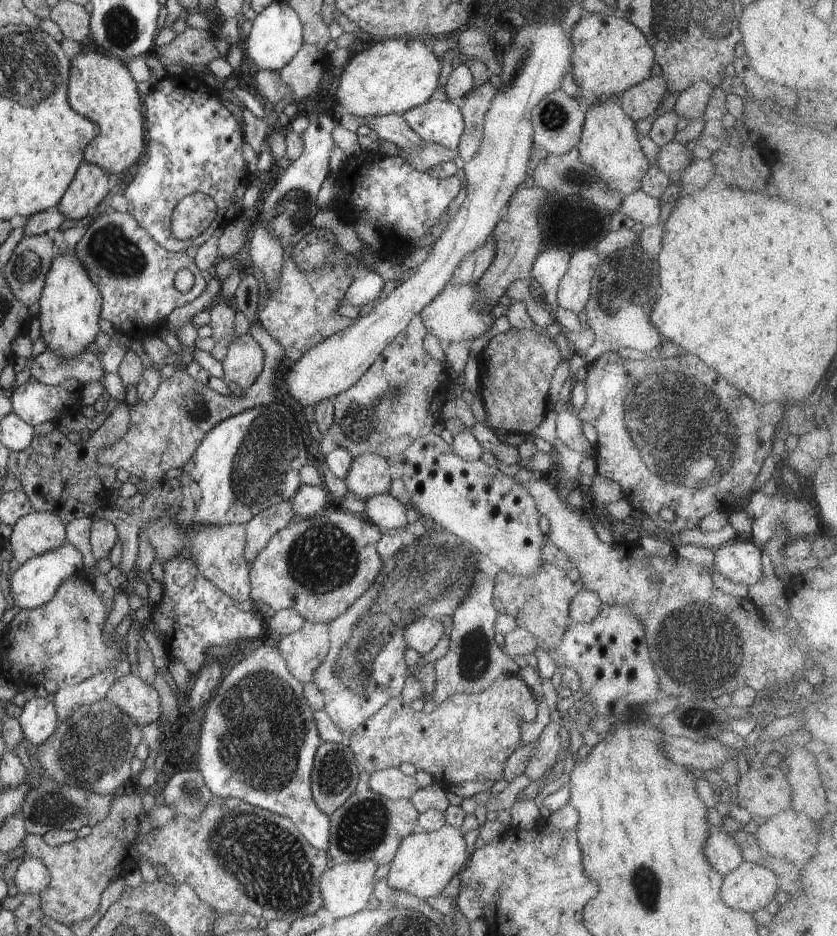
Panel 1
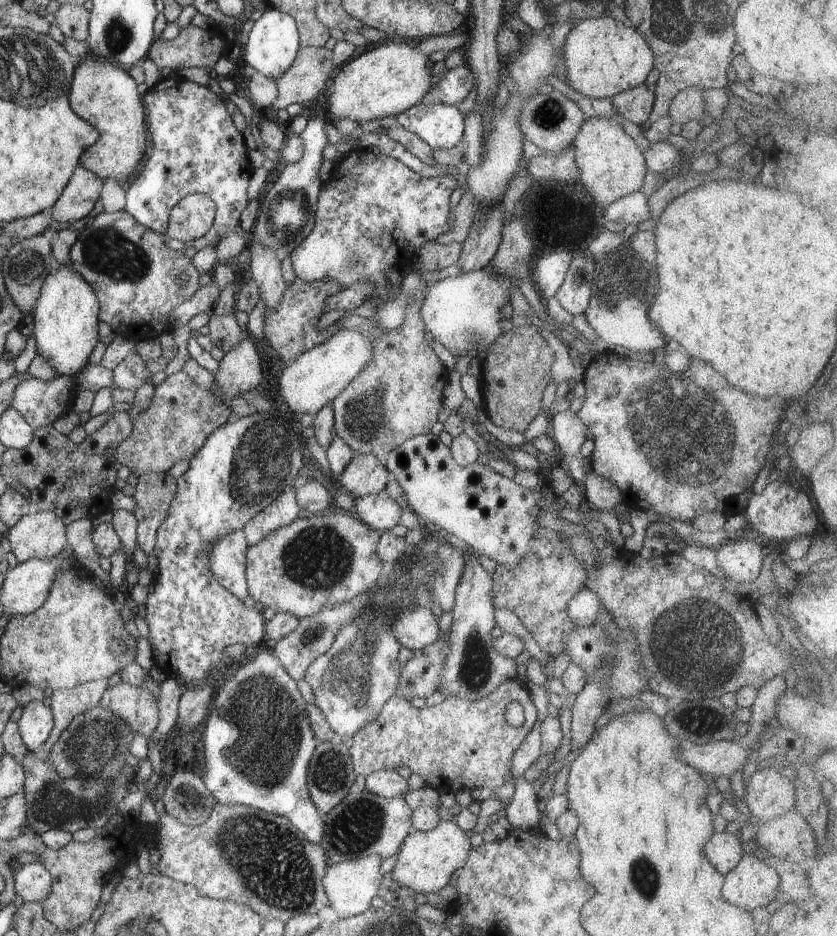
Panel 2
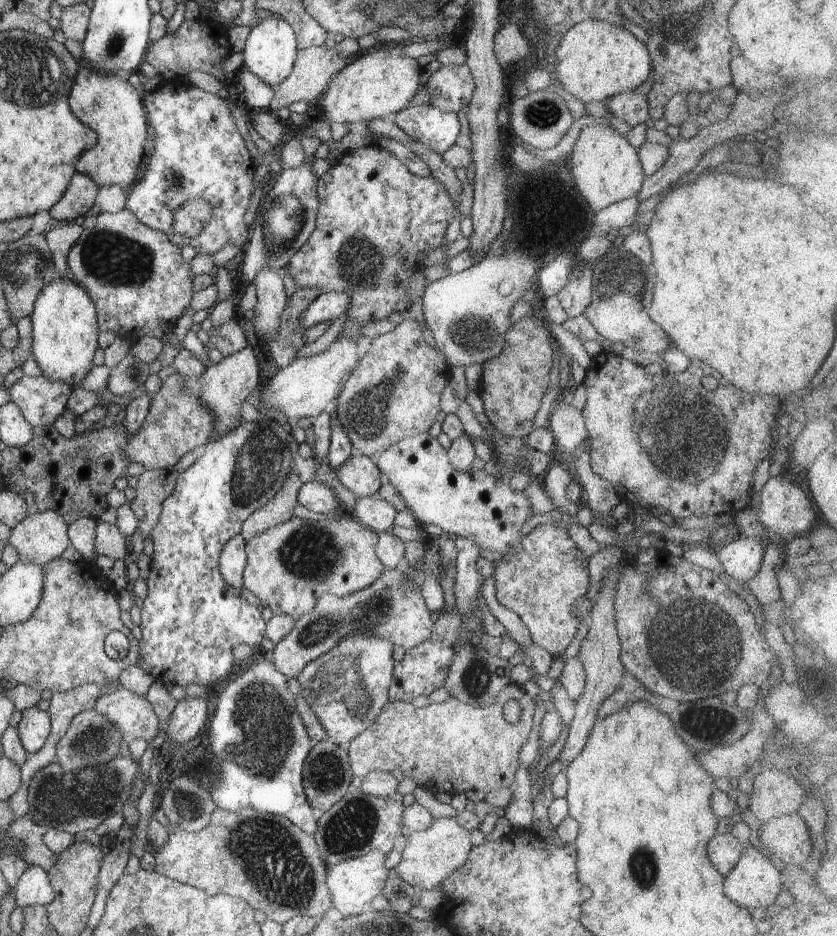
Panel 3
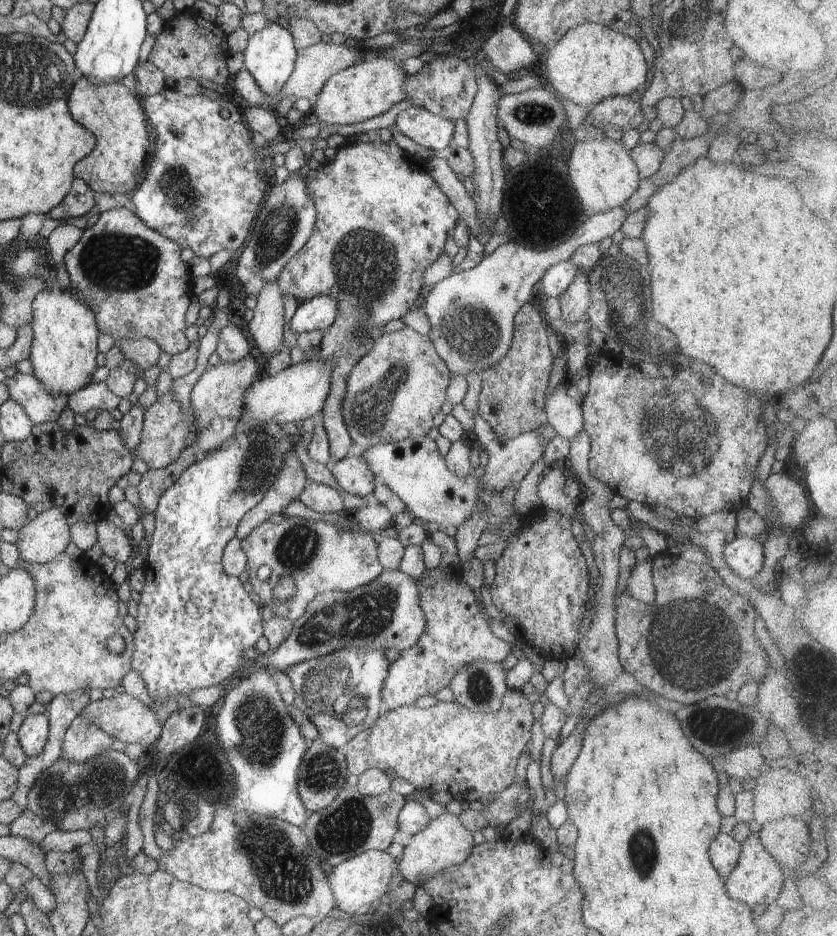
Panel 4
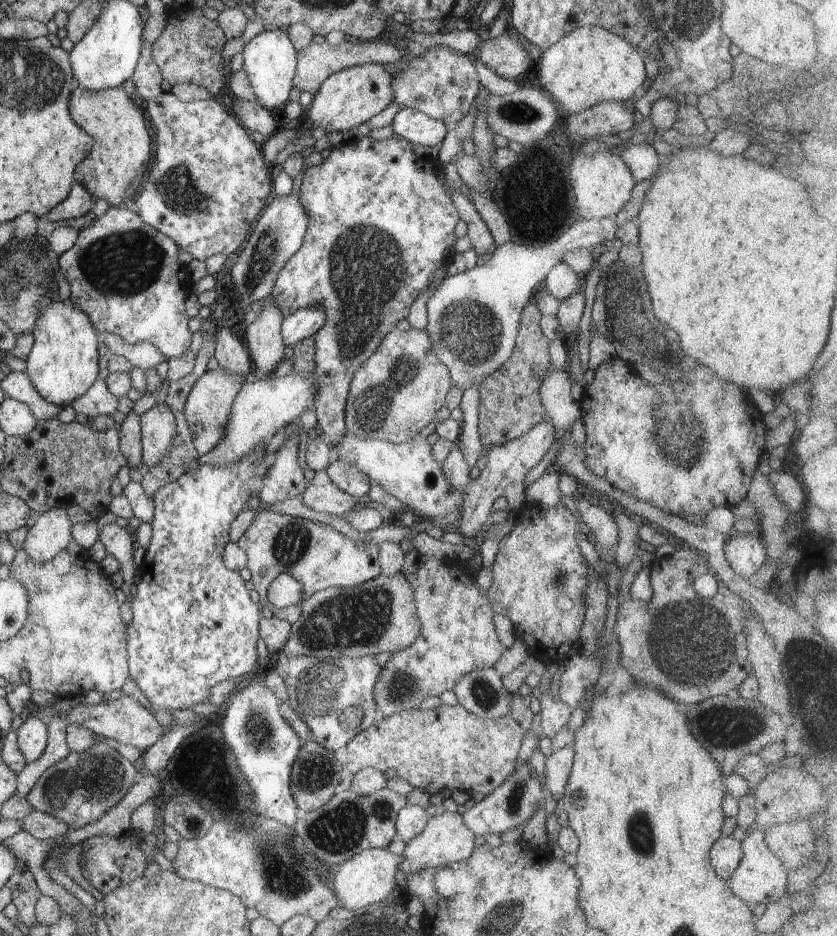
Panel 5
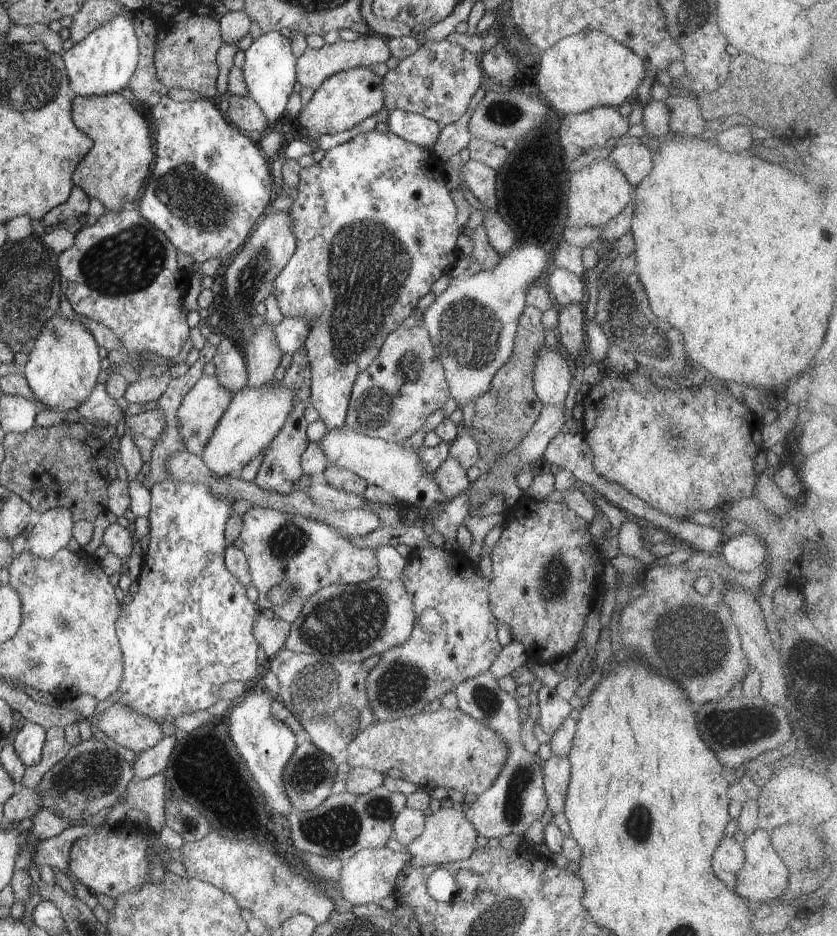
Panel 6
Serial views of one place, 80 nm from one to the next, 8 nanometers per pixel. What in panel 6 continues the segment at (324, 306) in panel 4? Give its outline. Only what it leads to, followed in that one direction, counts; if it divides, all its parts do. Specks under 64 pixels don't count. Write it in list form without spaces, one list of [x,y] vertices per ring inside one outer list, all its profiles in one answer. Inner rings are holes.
[[[305,316],[286,318],[273,328],[278,346],[283,354],[293,355],[304,346],[307,332],[310,330],[309,319]]]

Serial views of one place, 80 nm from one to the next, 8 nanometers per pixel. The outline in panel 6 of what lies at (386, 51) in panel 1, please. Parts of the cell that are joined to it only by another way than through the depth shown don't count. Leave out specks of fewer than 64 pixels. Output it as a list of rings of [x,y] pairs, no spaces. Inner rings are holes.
[[[354,67],[333,74],[314,91],[310,101],[299,112],[298,123],[309,133],[316,132],[321,135],[350,130],[385,106],[382,79],[384,78],[373,74],[370,68],[366,67]]]

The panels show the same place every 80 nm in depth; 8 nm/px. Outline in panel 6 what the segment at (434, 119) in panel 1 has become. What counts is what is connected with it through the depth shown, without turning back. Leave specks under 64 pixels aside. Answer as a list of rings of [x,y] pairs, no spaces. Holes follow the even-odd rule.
[[[400,109],[391,110],[386,124],[391,133],[425,148],[432,148],[442,130],[437,122]]]

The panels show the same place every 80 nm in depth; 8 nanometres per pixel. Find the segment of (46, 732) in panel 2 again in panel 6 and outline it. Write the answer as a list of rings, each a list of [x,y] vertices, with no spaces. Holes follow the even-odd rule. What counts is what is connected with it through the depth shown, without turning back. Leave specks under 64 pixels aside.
[[[26,723],[15,733],[12,743],[15,753],[26,767],[37,765],[45,743],[45,728],[34,723]]]

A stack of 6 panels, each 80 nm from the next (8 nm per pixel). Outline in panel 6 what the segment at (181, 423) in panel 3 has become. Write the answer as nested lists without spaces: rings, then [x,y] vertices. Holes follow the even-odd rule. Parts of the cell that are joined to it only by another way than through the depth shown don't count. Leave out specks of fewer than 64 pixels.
[[[153,409],[124,417],[125,430],[130,431],[134,444],[140,450],[145,462],[150,462],[151,448],[167,425],[164,413]]]

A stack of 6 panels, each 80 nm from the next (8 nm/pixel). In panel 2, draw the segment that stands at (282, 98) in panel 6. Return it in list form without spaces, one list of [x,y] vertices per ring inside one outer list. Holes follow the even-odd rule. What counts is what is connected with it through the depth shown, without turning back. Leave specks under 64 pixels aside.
[[[266,6],[266,12],[255,21],[249,32],[239,61],[277,81],[292,66],[300,47],[296,21],[290,15]]]

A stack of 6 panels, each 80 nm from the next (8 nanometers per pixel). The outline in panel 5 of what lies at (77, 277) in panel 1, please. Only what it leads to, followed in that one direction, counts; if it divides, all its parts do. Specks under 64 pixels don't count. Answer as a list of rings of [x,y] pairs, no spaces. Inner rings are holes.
[[[58,292],[48,298],[40,298],[36,304],[39,317],[33,330],[34,344],[26,361],[26,374],[36,392],[48,402],[64,408],[80,398],[98,380],[98,340],[97,330],[92,326],[86,313],[79,311],[72,303],[60,301]]]

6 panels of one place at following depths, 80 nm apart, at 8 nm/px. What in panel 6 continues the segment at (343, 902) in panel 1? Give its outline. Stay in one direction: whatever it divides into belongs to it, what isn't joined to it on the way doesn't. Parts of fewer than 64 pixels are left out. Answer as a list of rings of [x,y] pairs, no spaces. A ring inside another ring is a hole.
[[[388,847],[359,850],[345,862],[341,870],[338,884],[342,888],[342,896],[350,904],[372,904],[375,909],[375,904],[379,900],[393,894],[396,877],[410,859],[411,854],[406,850],[392,851]]]

